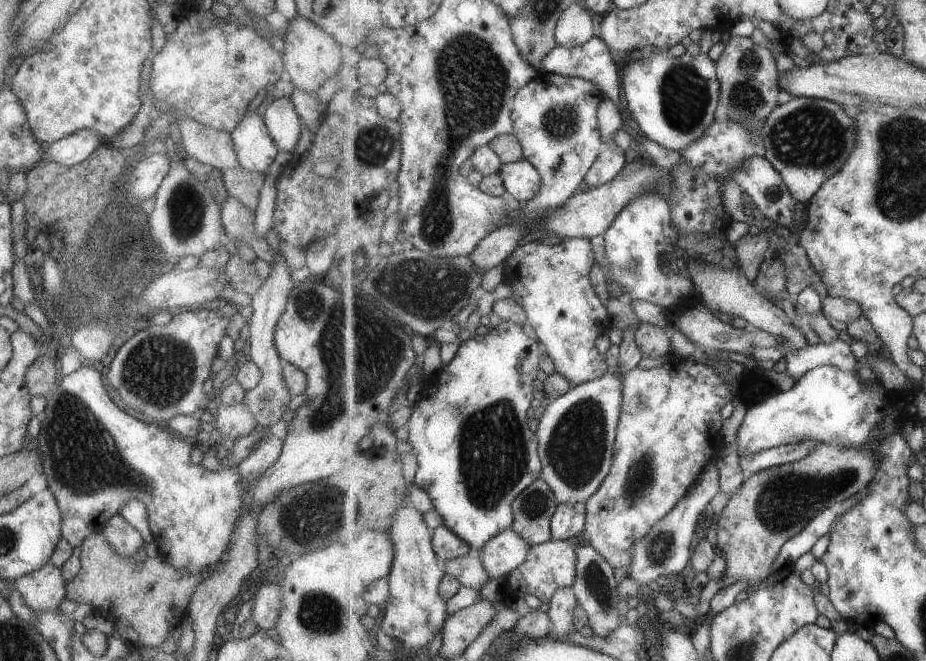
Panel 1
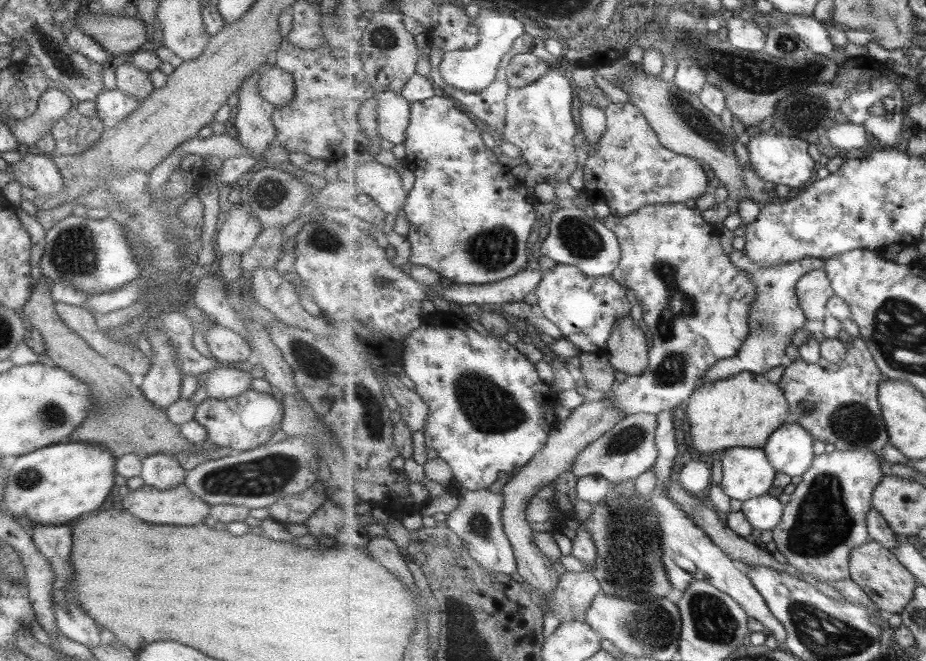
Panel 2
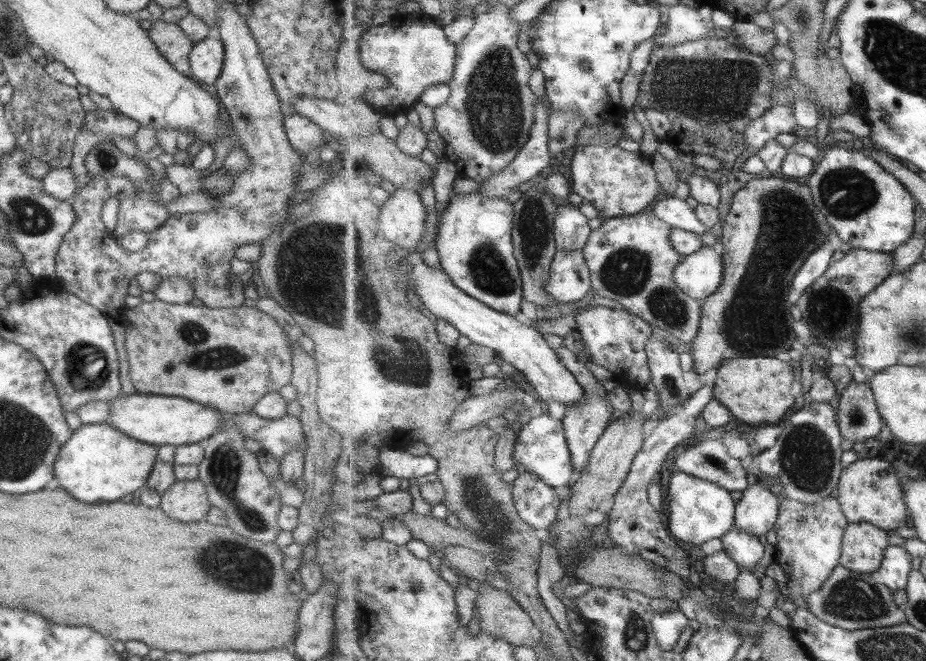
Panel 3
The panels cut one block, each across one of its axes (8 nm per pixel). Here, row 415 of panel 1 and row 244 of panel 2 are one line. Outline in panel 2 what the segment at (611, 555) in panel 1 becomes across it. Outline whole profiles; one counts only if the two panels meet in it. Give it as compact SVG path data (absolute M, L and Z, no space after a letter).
M685 203L653 204L643 206L629 216L607 216L603 222L617 234L622 247L622 260L612 277L633 290L652 334L647 371L641 375L628 375L619 387L605 392L603 398L627 416L639 413L658 415L688 403L695 389L705 382L705 373L713 365L740 353L751 332L749 310L757 298L757 285L747 271L741 271L725 254L721 246L721 230L709 223L697 207L689 208Z

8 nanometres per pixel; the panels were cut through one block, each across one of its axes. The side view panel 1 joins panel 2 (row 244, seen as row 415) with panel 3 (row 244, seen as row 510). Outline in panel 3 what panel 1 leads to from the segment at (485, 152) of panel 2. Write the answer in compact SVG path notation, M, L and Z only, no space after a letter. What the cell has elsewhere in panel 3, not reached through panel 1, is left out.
M455 190L451 200L441 218L435 242L442 269L469 296L493 310L521 317L524 280L514 250L514 204L506 198L483 197L479 192L457 195Z

